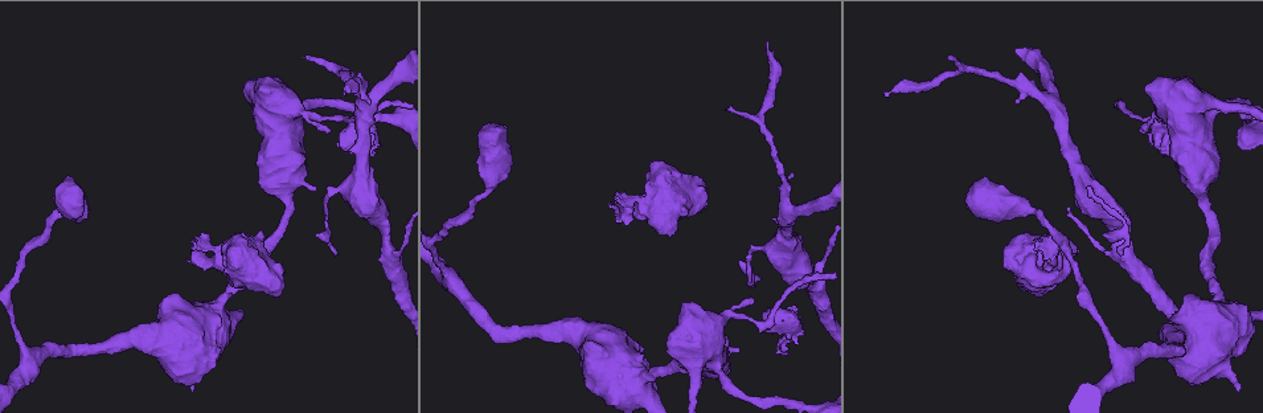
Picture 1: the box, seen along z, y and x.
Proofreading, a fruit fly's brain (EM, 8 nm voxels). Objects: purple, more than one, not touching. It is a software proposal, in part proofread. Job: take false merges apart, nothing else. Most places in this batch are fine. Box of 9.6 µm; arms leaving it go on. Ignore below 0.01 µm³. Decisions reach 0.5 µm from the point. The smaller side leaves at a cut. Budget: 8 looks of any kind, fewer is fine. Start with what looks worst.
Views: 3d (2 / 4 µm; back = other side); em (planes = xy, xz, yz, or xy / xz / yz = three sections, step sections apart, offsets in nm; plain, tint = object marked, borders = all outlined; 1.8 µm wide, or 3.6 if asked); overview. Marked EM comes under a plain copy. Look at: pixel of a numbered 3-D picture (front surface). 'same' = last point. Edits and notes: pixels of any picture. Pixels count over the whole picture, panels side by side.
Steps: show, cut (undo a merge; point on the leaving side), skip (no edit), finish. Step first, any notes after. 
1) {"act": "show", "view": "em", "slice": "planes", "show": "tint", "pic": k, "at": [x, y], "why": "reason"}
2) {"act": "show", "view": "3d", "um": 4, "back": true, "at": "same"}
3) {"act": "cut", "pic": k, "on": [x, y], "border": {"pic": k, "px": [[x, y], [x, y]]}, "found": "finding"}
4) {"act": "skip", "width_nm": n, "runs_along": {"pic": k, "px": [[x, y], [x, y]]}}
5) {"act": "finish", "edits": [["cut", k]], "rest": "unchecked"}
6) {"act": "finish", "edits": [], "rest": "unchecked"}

{"act": "show", "view": "em", "um": 3.6, "slice": "xy", "step": 16, "show": "tint", "pic": 1, "at": [1192, 99], "why": "abrupt turn"}

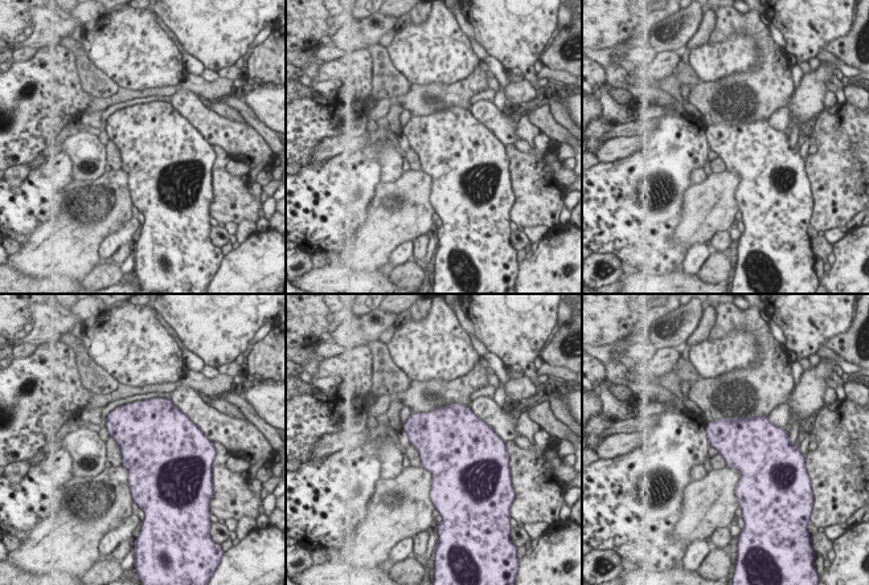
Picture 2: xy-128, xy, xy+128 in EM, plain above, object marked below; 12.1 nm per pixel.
{"act": "skip", "width_nm": 550, "found": "continuous, no second cell"}

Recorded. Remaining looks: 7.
{"act": "show", "view": "3d", "um": 4, "pic": 1, "at": [1084, 179], "why": "sharp bend"}

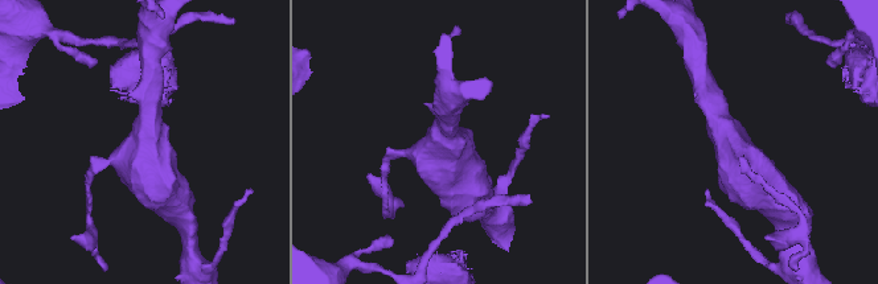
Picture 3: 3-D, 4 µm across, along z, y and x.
{"act": "show", "view": "em", "um": 3.6, "slice": "xy", "step": 8, "show": "tint", "pic": 3, "at": [441, 140]}

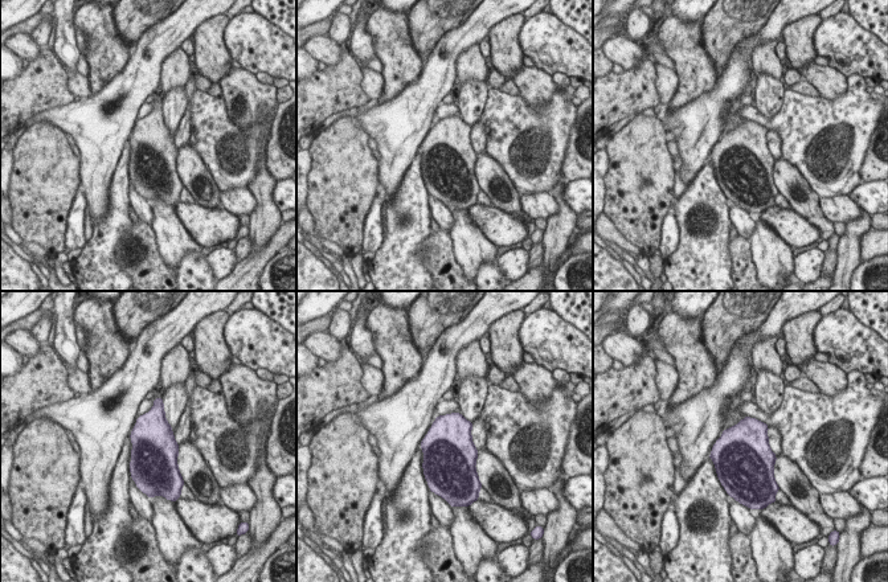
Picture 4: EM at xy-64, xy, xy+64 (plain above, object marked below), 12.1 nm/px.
{"act": "skip", "width_nm": 550, "found": "continuous, no second cell"}

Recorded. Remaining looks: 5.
{"act": "show", "view": "em", "um": 3.6, "slice": "xz", "step": 16, "show": "tint", "pic": 1, "at": [491, 178], "why": "thick turns thin"}

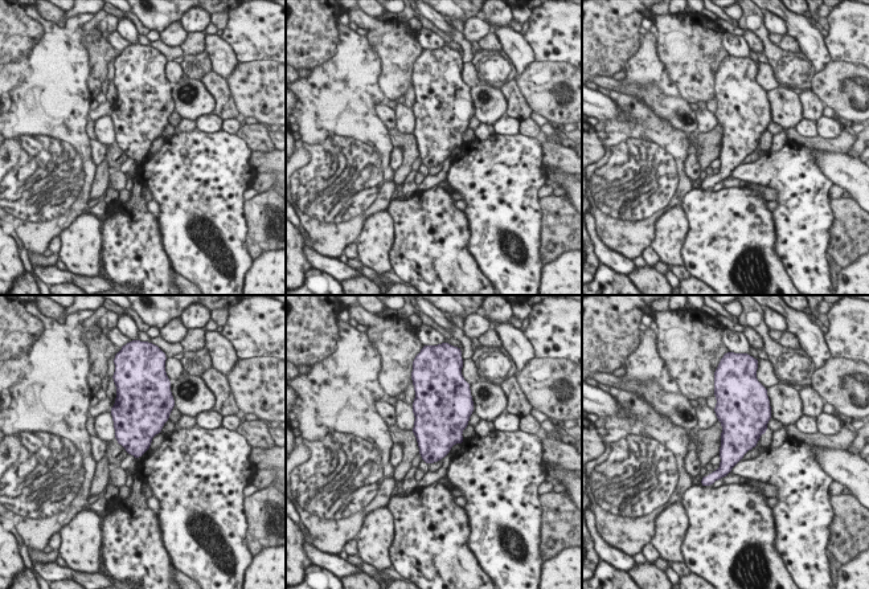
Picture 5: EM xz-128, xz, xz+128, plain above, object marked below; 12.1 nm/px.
{"act": "skip", "found": "one cell here"}

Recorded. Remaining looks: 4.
{"act": "finish", "edits": [], "rest": "unchecked"}

